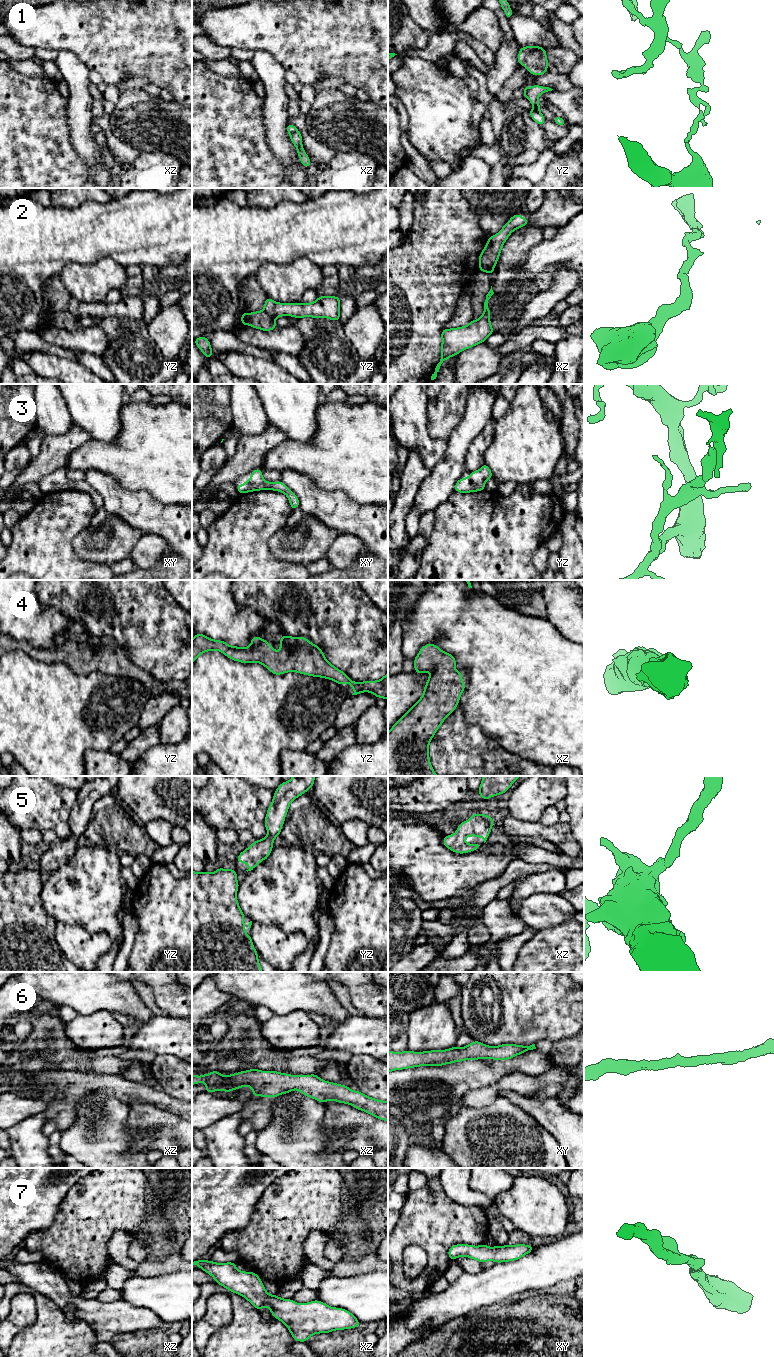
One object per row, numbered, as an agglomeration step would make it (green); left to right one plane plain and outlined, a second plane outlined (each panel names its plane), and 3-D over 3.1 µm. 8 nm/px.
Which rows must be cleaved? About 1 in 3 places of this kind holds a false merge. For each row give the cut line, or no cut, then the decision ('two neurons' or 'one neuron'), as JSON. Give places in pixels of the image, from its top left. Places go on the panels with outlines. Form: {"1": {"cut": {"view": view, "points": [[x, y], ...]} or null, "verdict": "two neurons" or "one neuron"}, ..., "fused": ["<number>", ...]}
{"1": {"cut": {"view": "xz", "points": [[297, 130], [290, 134]]}, "verdict": "two neurons"}, "2": {"cut": {"view": "yz", "points": [[263, 310], [274, 319]]}, "verdict": "two neurons"}, "3": {"cut": null, "verdict": "one neuron"}, "4": {"cut": null, "verdict": "one neuron"}, "5": {"cut": null, "verdict": "one neuron"}, "6": {"cut": null, "verdict": "one neuron"}, "7": {"cut": null, "verdict": "one neuron"}, "fused": ["1", "2"]}

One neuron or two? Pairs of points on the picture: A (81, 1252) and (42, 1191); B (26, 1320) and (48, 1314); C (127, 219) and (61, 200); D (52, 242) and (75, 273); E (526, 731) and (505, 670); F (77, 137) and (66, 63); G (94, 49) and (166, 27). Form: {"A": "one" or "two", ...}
{"A": "two", "B": "two", "C": "two", "D": "two", "E": "one", "F": "one", "G": "one"}

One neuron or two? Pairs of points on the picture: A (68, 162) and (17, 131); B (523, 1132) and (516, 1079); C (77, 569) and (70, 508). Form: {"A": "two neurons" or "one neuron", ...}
{"A": "one neuron", "B": "two neurons", "C": "one neuron"}

